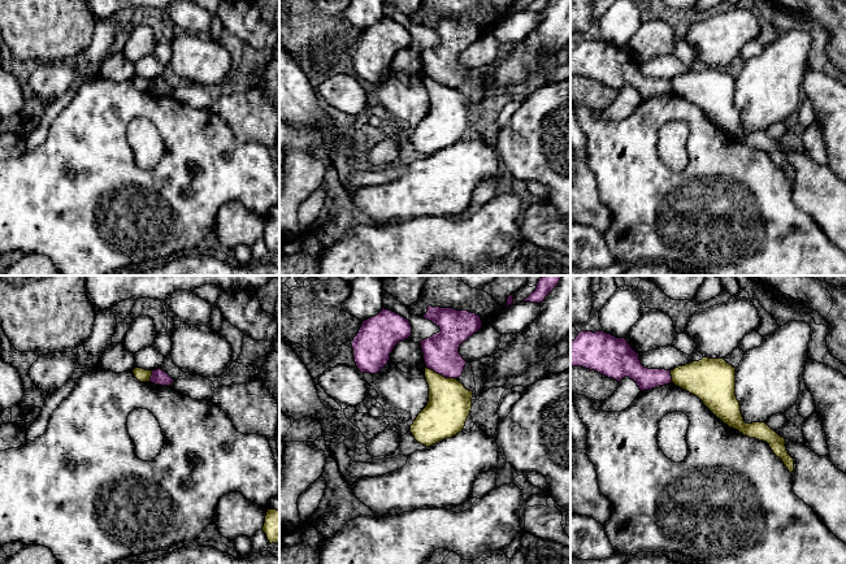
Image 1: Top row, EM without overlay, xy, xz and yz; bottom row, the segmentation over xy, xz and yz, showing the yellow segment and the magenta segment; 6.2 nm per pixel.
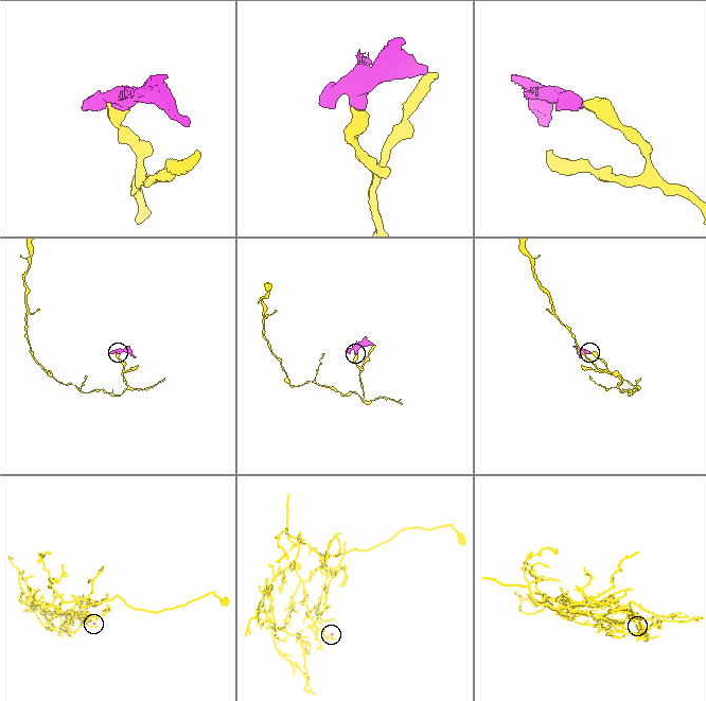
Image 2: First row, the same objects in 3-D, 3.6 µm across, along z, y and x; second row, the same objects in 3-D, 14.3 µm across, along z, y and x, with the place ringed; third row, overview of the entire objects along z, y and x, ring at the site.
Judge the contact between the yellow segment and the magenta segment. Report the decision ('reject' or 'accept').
reject

